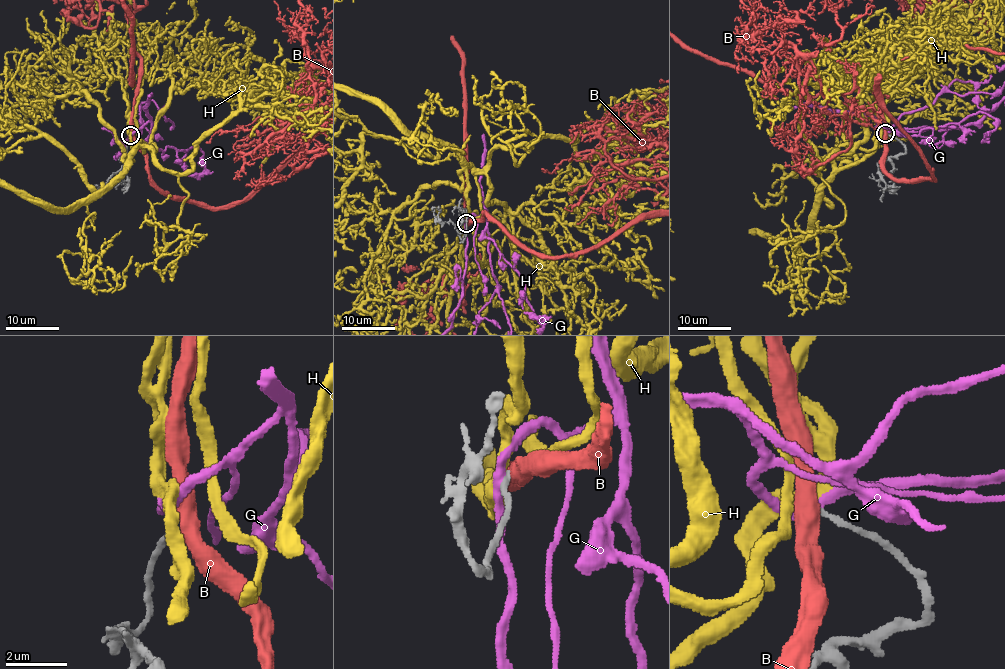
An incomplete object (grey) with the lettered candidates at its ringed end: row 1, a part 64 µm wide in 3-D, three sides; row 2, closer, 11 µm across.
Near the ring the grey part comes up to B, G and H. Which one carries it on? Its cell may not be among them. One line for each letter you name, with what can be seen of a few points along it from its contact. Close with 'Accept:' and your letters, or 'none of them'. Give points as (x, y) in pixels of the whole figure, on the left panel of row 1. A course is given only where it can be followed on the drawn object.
Accept: none of them

